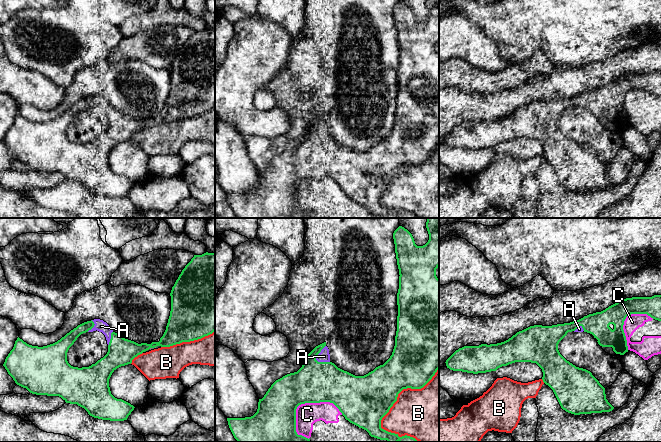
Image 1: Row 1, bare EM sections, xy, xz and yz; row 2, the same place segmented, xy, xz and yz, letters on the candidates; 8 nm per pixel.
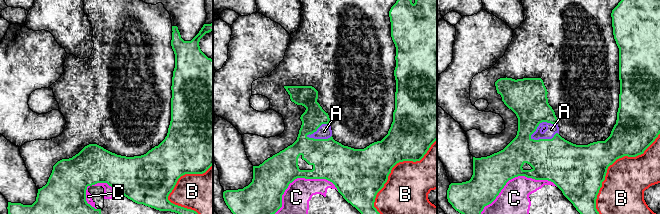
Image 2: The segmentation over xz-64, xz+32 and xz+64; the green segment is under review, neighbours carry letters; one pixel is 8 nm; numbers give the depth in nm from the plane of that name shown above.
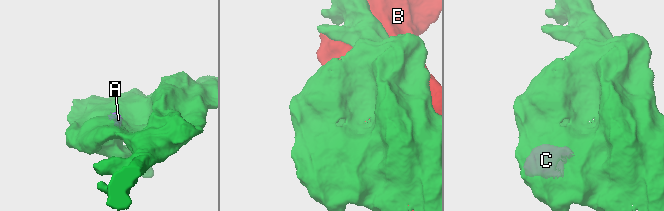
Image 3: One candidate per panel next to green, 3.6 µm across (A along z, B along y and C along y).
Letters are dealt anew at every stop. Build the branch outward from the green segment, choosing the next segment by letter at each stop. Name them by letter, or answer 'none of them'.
A

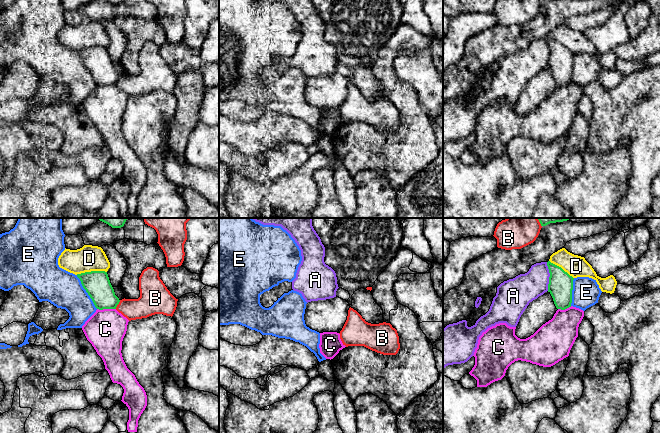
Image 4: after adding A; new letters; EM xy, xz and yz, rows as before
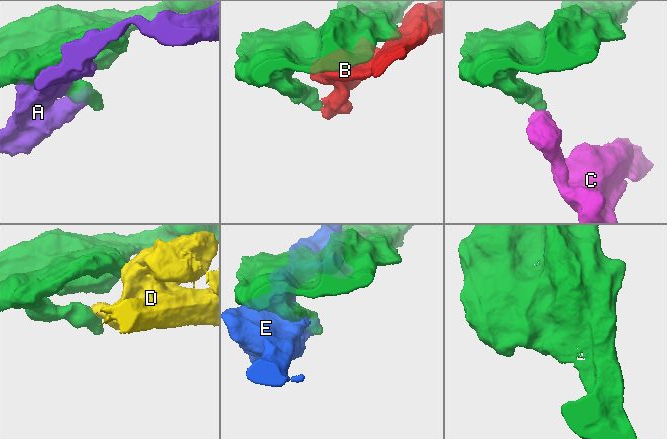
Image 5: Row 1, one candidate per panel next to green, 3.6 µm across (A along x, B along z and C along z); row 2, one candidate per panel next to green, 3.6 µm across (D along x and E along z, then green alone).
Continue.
none of them

